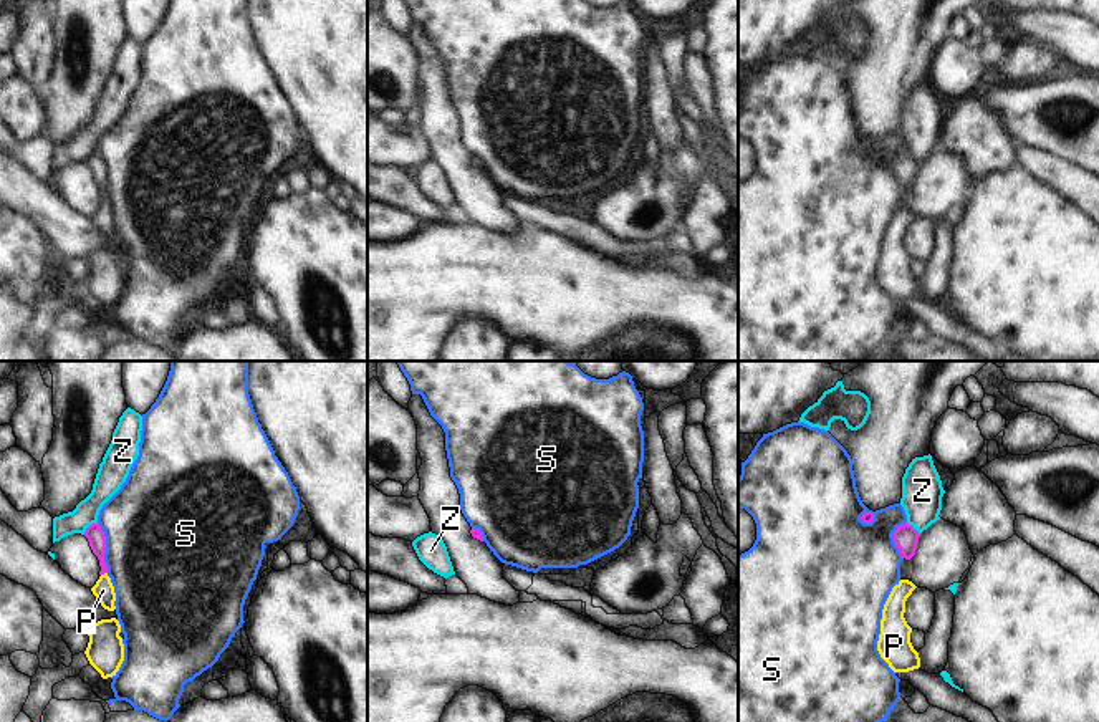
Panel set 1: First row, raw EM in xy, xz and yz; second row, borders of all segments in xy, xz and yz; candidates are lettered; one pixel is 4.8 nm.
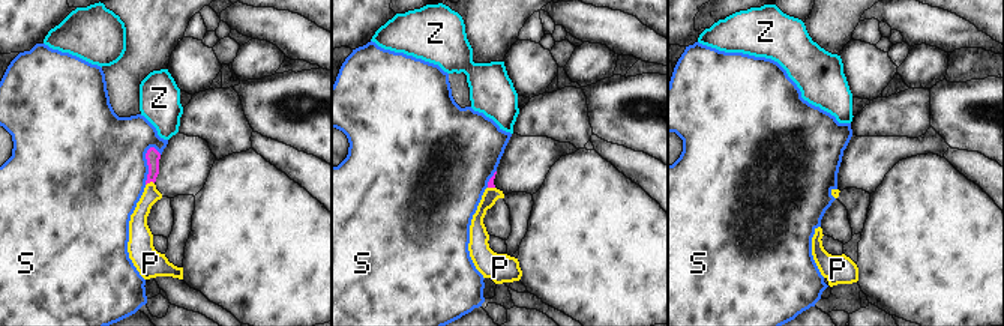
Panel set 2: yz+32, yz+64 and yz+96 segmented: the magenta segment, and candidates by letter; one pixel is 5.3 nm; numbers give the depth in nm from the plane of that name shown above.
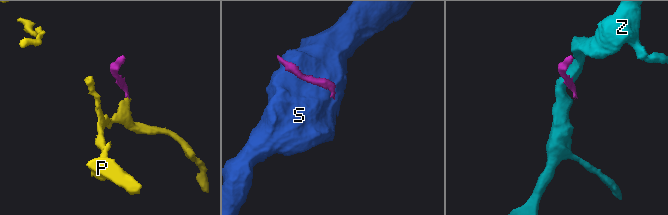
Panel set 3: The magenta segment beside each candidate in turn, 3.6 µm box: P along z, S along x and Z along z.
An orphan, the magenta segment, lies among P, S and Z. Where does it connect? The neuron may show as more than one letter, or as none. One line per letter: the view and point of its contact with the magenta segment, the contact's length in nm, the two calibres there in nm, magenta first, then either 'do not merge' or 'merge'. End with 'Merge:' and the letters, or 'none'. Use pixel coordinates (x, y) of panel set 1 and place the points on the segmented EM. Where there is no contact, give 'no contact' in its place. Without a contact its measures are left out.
P: xy (103, 573) | 40 nm | 90/100 nm | merge
S: xy (105, 547) | 260 nm | 90/500 nm | do not merge
Z: xy (88, 527) | 90 nm | 90/130 nm | do not merge
Merge: P

